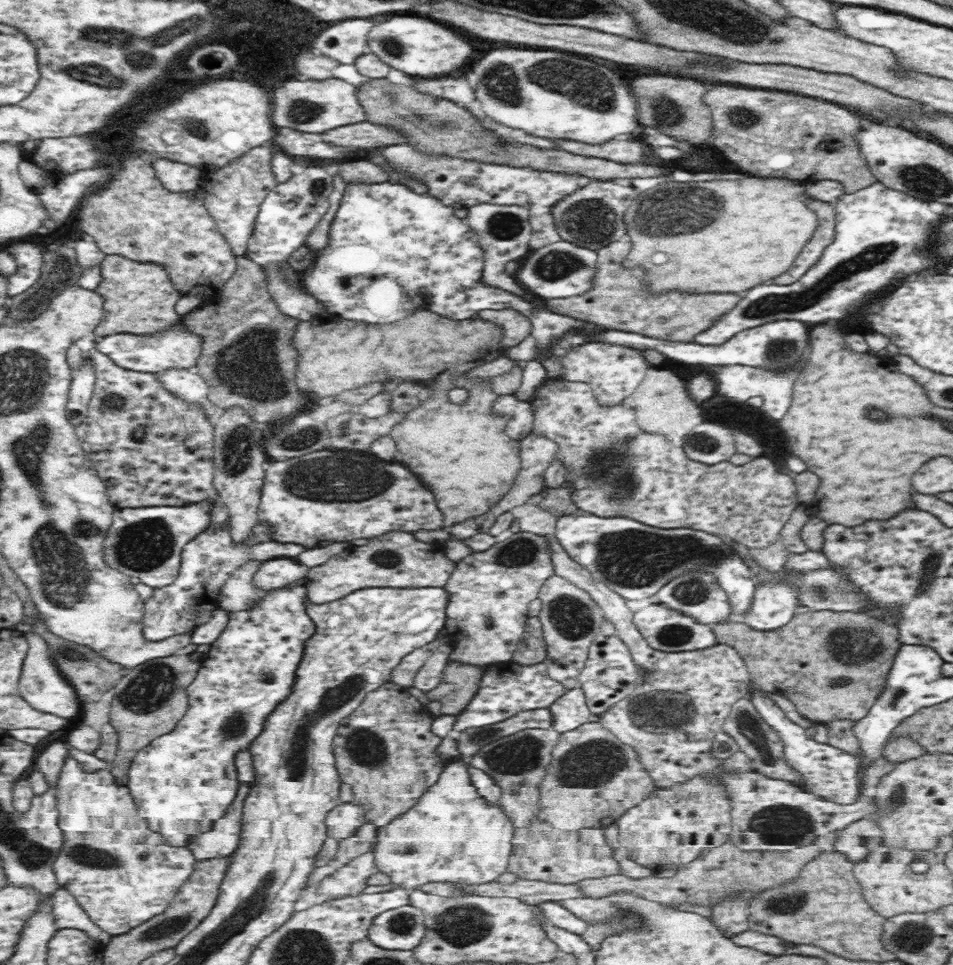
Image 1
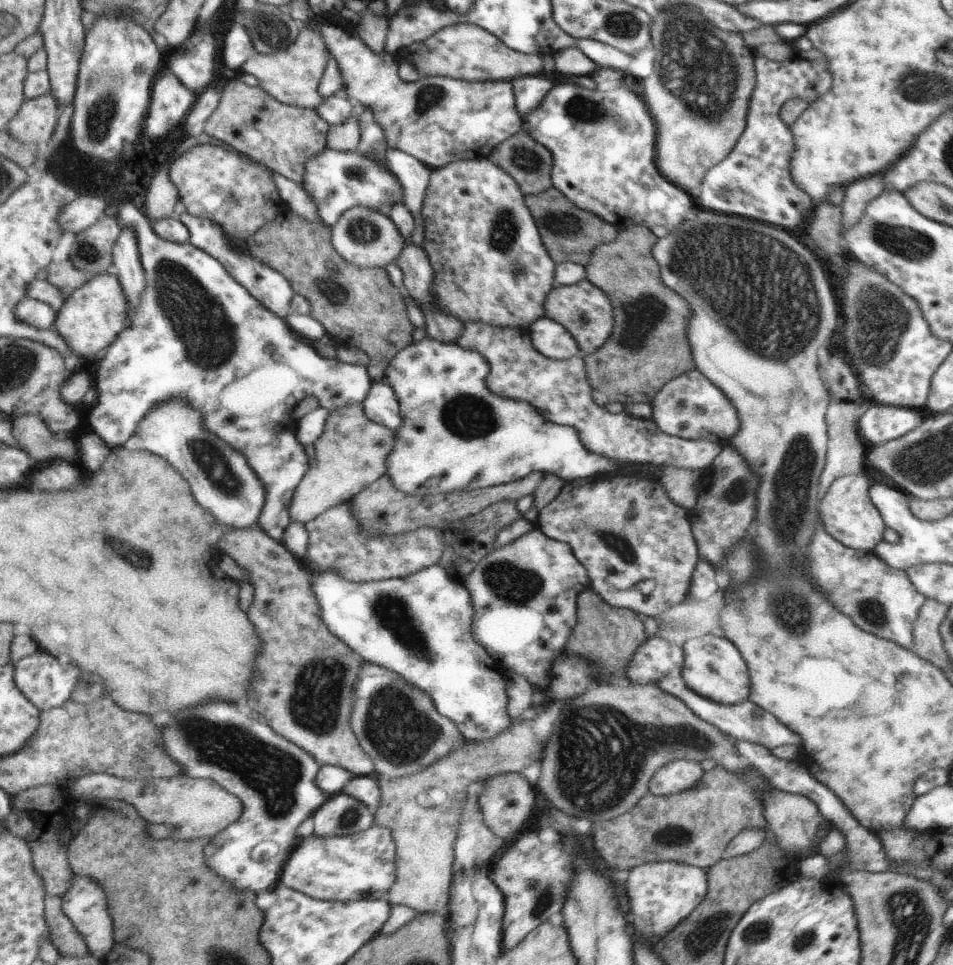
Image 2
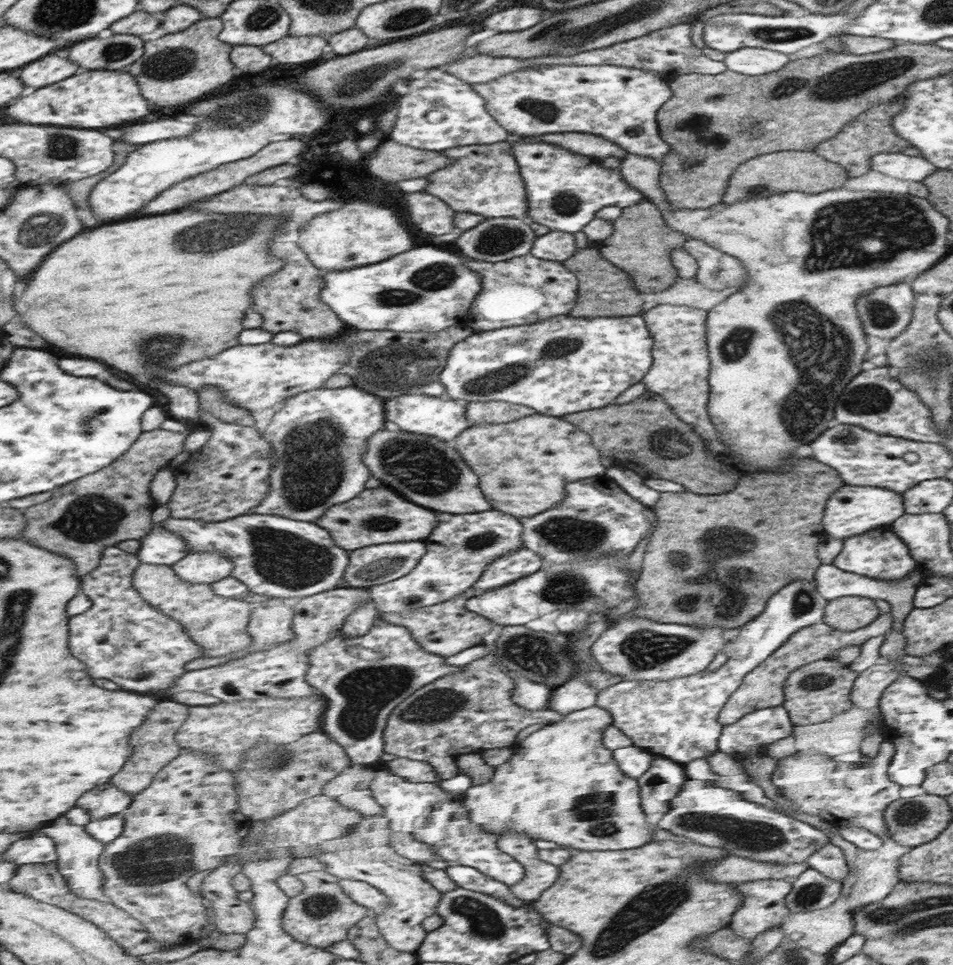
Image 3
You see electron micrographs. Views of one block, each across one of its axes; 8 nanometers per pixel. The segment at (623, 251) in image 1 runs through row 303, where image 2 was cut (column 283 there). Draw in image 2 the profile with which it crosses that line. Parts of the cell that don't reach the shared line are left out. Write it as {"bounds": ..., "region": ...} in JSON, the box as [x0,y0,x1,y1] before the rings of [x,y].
{"bounds":[220,522,376,776],"region":[[[260,522],[252,528],[230,532],[226,538],[222,538],[220,544],[224,550],[228,550],[230,556],[238,556],[238,565],[253,573],[255,601],[249,617],[257,625],[265,648],[260,658],[262,668],[250,694],[250,706],[256,712],[260,710],[260,716],[266,720],[266,724],[274,724],[282,736],[306,748],[306,752],[316,756],[323,765],[342,766],[355,776],[375,776],[376,765],[362,748],[352,728],[352,714],[357,702],[355,693],[363,660],[326,624],[318,594],[312,592],[311,572],[290,552],[285,543],[274,540]]]}

